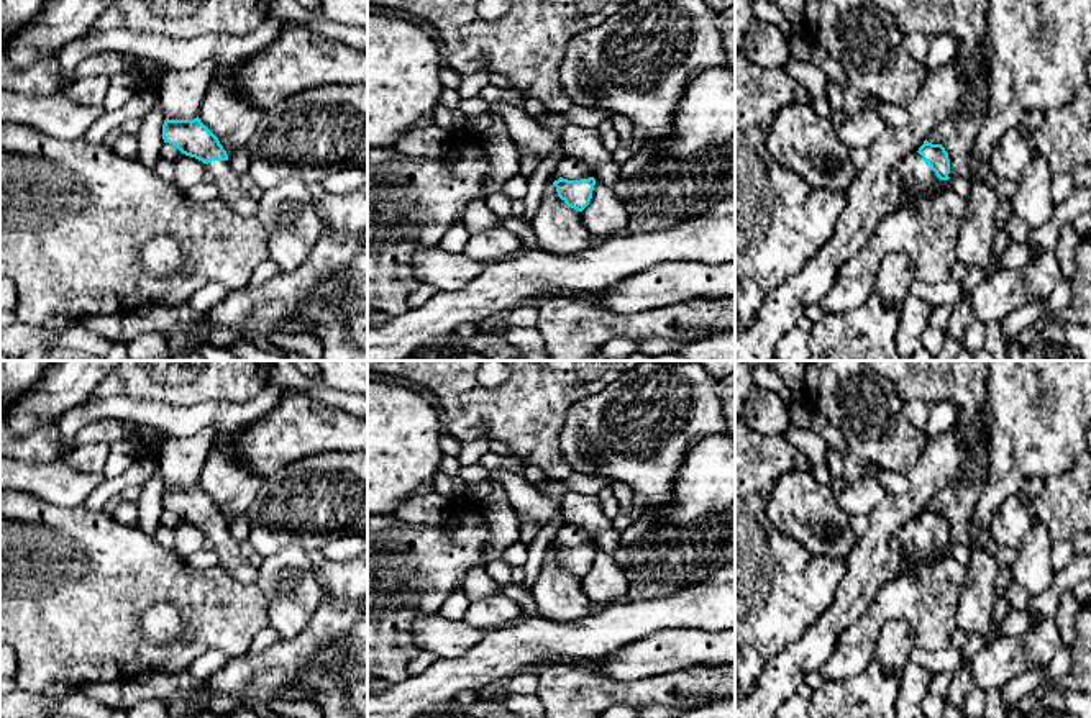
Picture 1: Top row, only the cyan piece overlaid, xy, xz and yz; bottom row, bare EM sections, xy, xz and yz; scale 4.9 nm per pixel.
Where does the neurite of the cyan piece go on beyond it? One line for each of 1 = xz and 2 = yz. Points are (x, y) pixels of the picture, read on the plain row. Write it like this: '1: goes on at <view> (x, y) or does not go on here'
1: goes on at xz (570, 536)
2: goes on at yz (917, 543)

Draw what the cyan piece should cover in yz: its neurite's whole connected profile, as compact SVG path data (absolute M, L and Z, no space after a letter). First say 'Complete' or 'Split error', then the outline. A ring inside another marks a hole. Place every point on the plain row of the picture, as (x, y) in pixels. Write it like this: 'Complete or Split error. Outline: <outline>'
Split error. Outline: M927 507L917 520L906 523L897 538L902 544L902 557L907 561L907 570L915 572L947 556L950 546L950 526L942 511L932 511Z

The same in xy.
Split error. Outline: M199 484L194 487L164 487L162 507L176 513L182 521L205 531L205 538L220 559L220 569L241 584L251 585L258 582L258 569L243 556L236 539L228 531L226 518Z

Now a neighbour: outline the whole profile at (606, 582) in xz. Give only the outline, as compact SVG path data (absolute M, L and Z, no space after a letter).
M596 548L592 566L581 579L581 588L592 605L604 607L625 600L628 595L628 582L617 564L617 556Z

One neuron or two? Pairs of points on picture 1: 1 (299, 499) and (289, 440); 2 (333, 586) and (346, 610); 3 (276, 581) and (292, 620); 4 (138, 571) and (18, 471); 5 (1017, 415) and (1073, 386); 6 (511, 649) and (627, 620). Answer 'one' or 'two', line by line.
1: two
2: two
3: one
4: two
5: one
6: one

